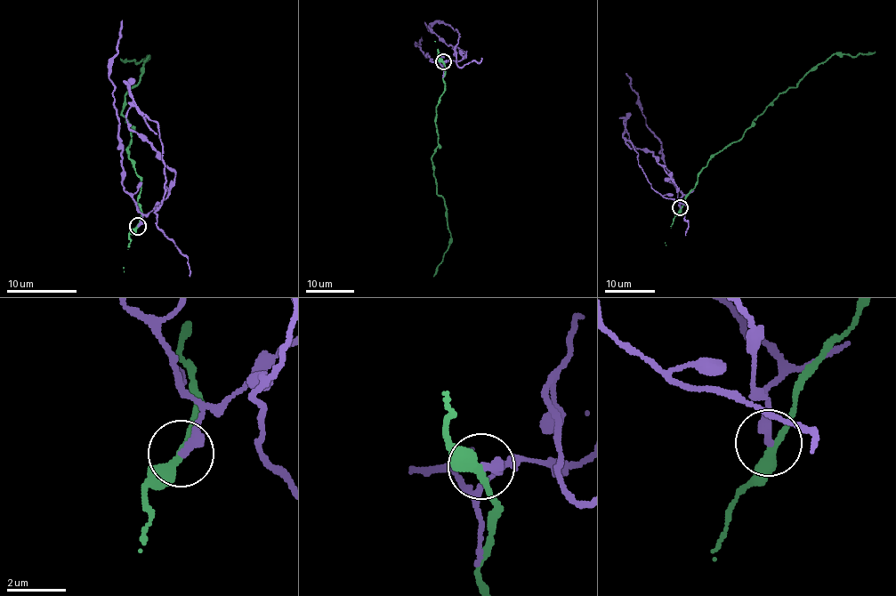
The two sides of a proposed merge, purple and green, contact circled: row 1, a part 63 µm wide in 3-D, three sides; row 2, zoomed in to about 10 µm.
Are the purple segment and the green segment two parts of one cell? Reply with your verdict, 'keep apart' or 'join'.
keep apart

